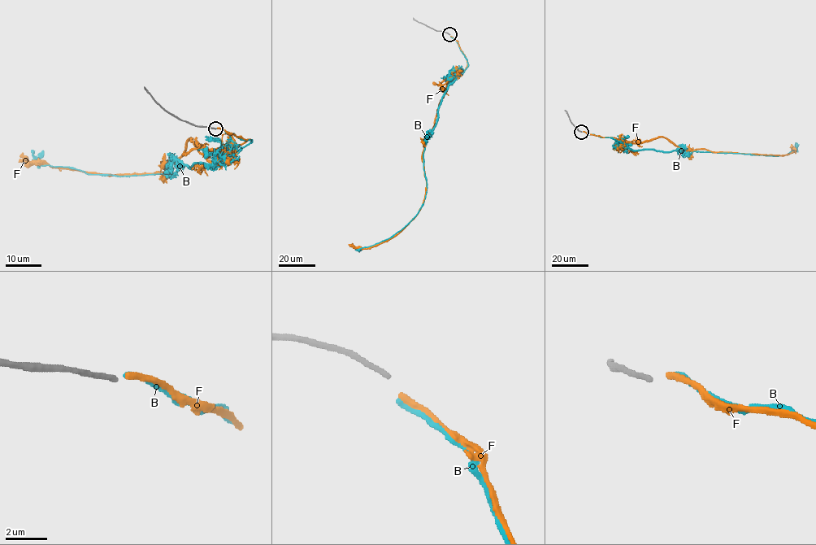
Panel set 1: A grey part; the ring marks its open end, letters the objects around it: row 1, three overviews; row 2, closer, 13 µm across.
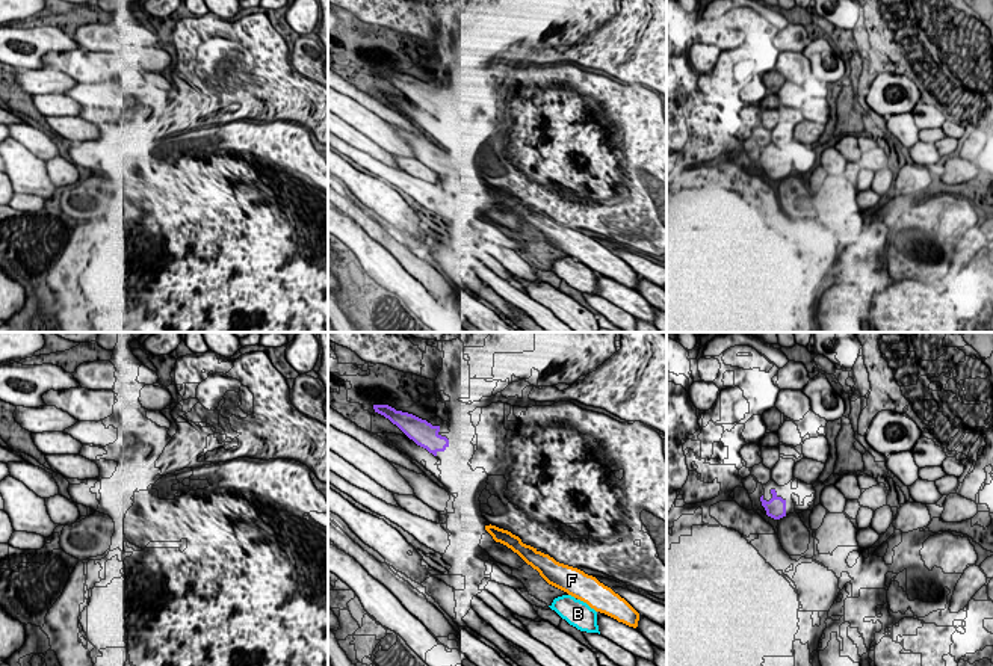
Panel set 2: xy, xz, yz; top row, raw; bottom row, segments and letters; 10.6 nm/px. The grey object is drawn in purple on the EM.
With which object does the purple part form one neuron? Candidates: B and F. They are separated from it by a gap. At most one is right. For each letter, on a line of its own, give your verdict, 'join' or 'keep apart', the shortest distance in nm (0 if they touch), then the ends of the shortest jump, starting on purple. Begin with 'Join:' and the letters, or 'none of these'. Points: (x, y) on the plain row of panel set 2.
Join: F
B: keep apart; 1950 nm apart; from purple across xz (443, 112), (555, 260)
F: join; 900 nm apart; from purple across xz (443, 112), (485, 188)

